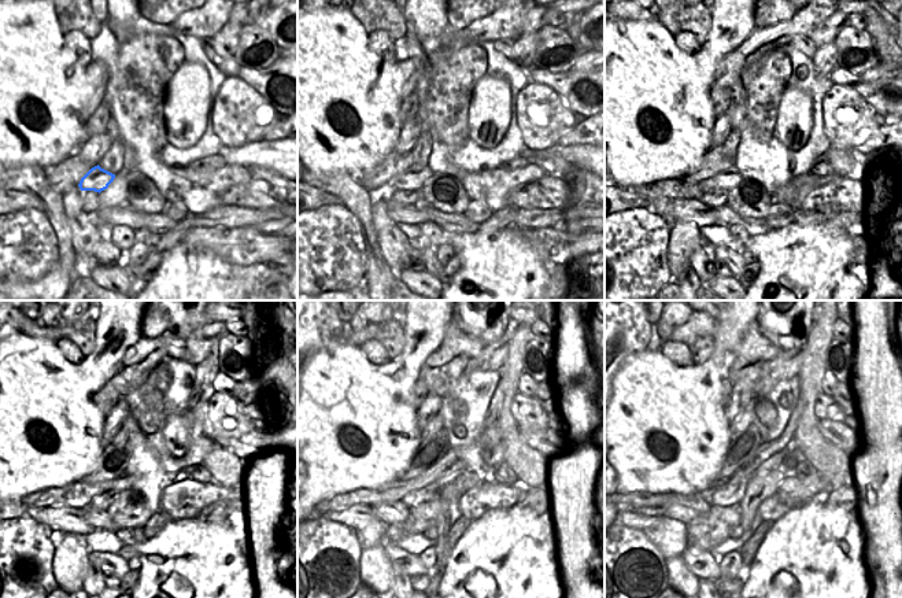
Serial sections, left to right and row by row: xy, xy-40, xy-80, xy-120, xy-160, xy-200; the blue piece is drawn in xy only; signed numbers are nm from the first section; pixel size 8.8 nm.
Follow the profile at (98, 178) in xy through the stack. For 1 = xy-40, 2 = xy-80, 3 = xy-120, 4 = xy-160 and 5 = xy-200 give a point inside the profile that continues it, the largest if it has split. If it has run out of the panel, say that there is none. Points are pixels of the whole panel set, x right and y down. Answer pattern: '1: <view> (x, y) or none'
1: xy-40 (414, 178)
2: xy-80 (728, 178)
3: xy-120 (122, 483)
4: xy-160 (458, 467)
5: xy-200 (773, 462)

